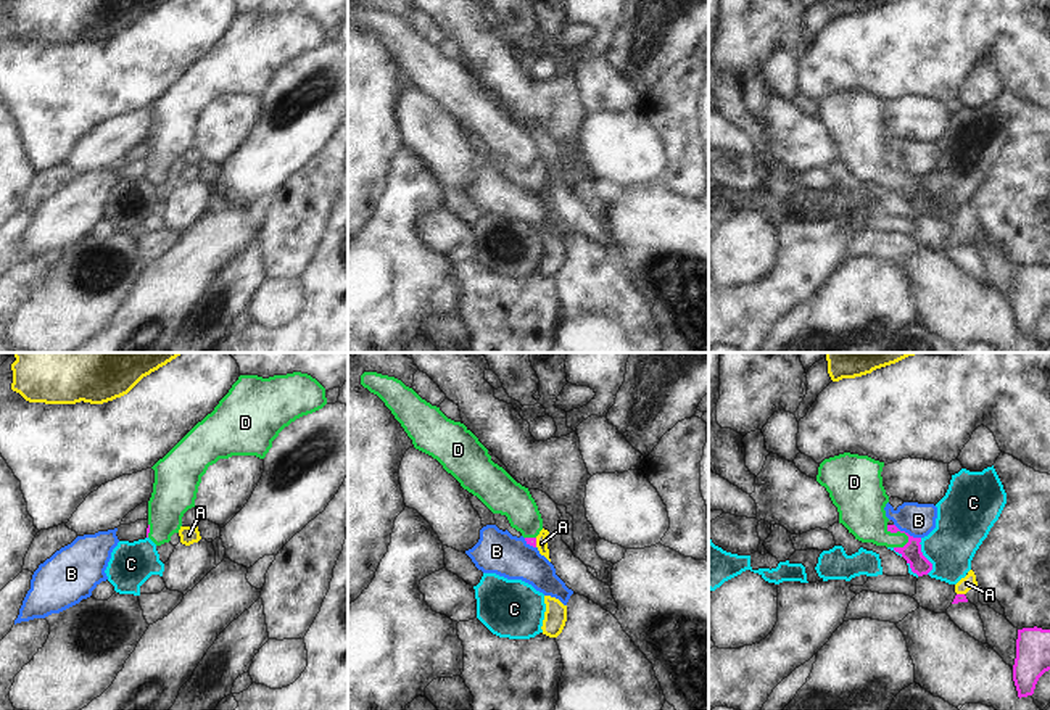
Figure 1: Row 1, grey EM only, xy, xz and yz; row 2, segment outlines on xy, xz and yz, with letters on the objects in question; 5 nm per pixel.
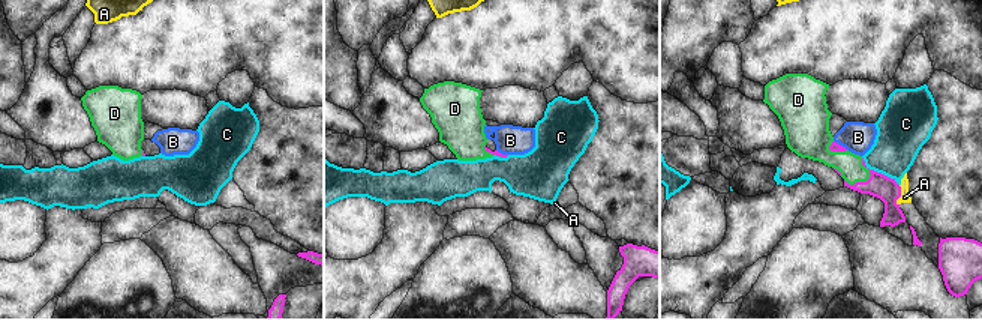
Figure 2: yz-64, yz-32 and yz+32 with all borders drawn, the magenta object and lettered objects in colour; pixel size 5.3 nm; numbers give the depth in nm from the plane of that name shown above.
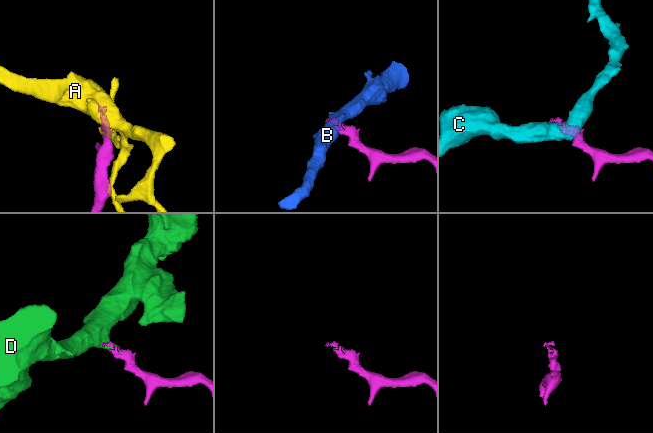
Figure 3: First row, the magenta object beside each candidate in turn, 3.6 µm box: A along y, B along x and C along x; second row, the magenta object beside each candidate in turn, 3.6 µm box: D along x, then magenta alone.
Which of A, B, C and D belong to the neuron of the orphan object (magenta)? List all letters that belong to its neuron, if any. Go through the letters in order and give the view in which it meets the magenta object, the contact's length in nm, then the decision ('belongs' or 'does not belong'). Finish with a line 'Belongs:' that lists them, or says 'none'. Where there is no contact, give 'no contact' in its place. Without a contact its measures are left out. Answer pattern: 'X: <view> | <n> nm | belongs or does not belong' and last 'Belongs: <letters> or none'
A: xz | 50 nm | does not belong
B: yz | 150 nm | does not belong
C: yz | 190 nm | does not belong
D: yz | 150 nm | belongs
Belongs: D

